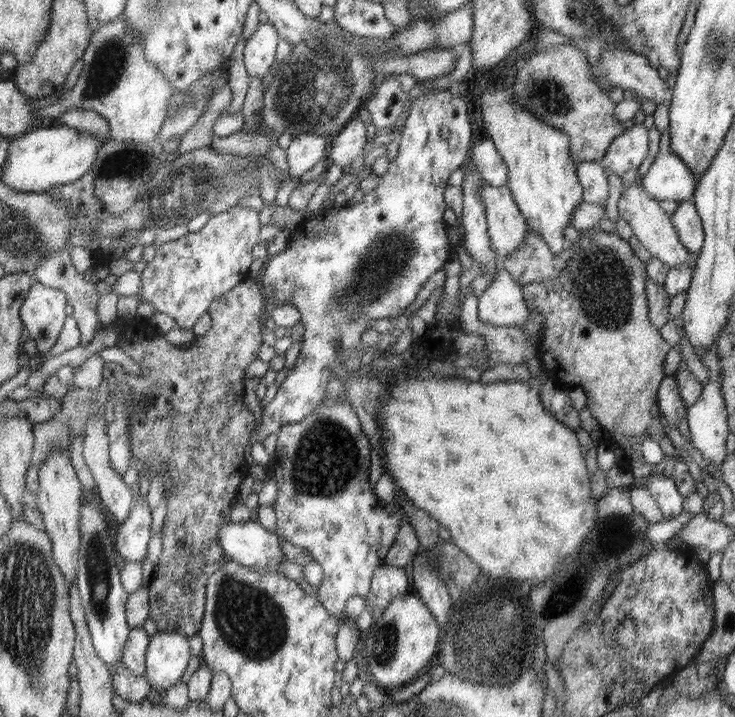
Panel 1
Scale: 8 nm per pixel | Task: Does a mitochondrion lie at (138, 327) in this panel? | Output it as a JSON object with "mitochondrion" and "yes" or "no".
{"mitochondrion":"no"}

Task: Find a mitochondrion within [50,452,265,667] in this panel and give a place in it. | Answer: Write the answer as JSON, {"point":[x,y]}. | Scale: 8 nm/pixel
{"point":[97,553]}

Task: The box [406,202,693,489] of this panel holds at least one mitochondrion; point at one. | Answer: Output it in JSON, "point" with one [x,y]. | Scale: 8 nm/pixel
{"point":[602,281]}

